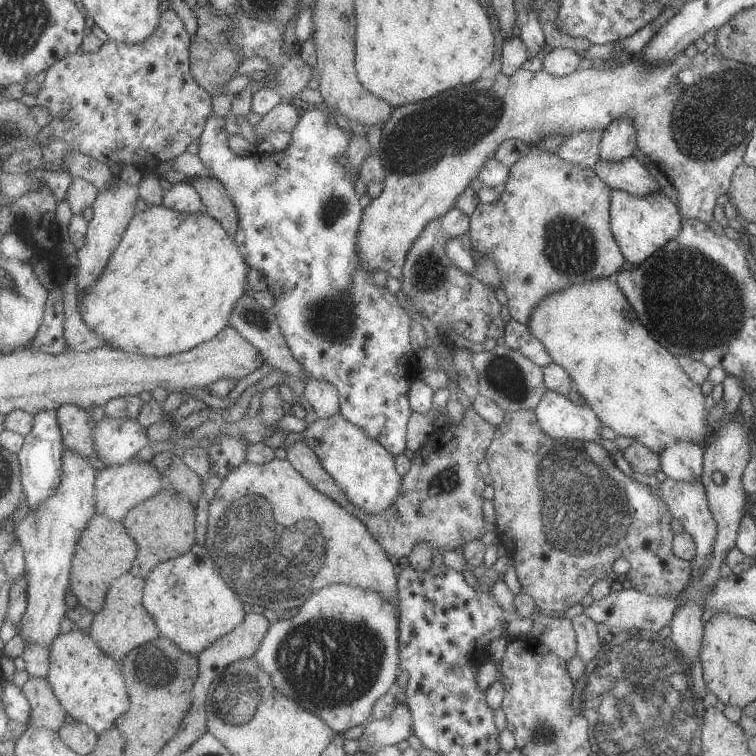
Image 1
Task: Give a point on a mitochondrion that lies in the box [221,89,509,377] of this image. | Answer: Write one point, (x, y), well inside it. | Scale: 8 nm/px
(332, 318)

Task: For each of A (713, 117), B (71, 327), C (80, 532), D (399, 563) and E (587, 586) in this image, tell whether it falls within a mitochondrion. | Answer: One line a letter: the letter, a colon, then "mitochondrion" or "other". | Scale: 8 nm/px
A: mitochondrion
B: other
C: other
D: other
E: other

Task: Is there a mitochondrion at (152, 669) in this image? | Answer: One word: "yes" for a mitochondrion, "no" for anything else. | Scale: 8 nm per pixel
yes

